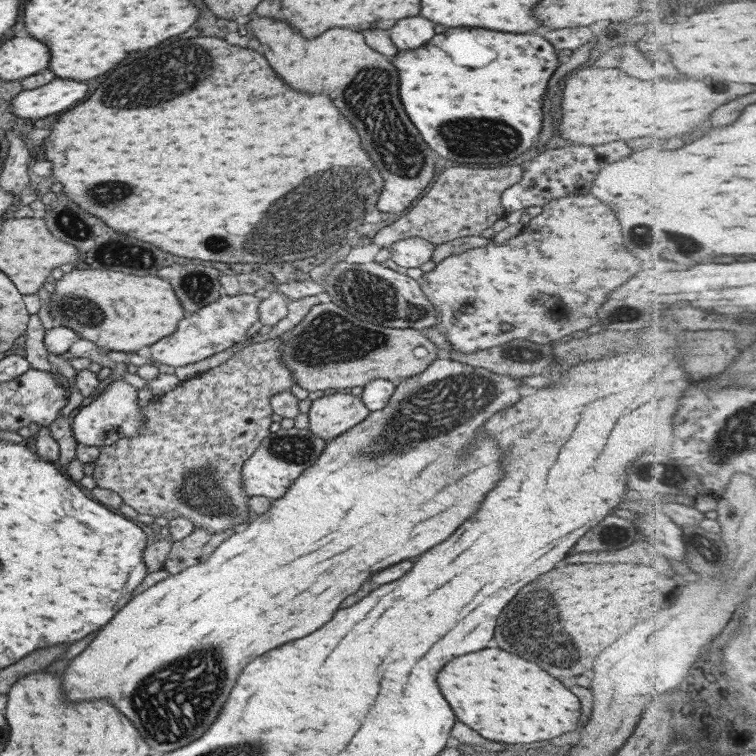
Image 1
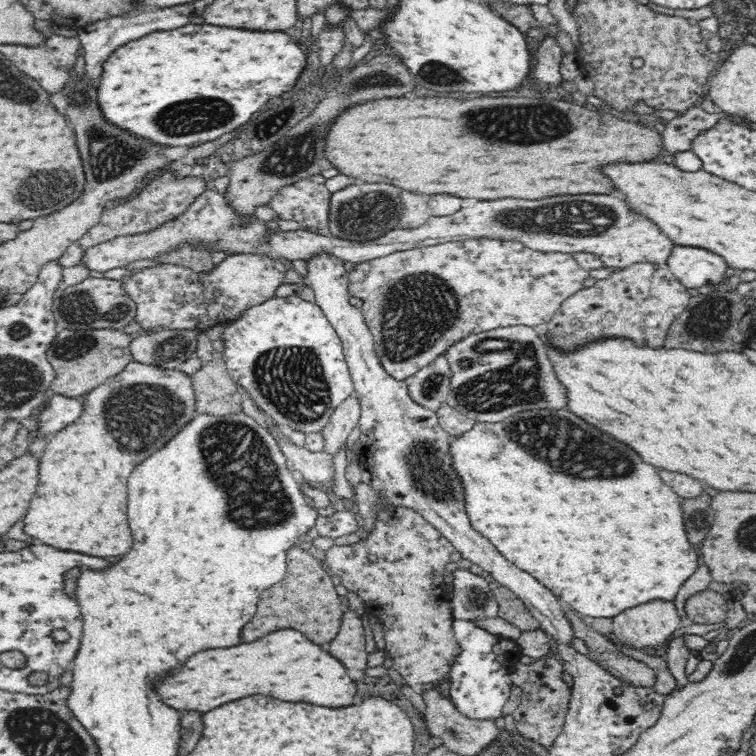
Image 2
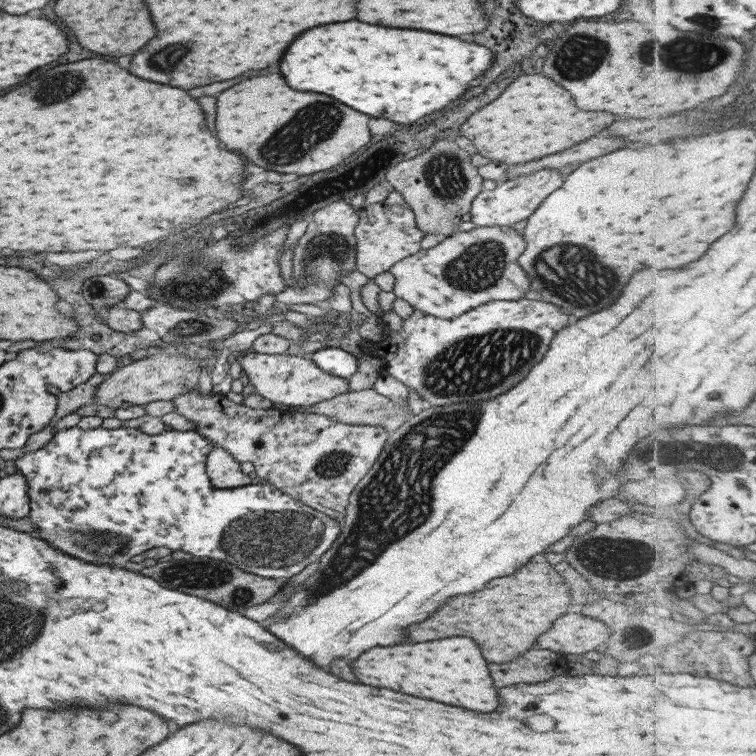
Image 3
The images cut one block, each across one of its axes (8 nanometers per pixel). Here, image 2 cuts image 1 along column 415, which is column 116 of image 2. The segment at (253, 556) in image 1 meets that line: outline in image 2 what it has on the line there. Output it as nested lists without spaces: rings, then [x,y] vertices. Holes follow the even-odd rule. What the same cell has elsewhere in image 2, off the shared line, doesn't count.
[[[133,360],[120,374],[96,387],[84,395],[84,410],[80,418],[47,439],[38,460],[40,486],[23,516],[23,530],[37,543],[58,550],[108,558],[124,556],[132,548],[132,534],[126,518],[126,488],[132,470],[150,454],[164,448],[164,444],[172,440],[192,418],[196,418],[198,412],[192,377],[180,369],[168,370]]]

